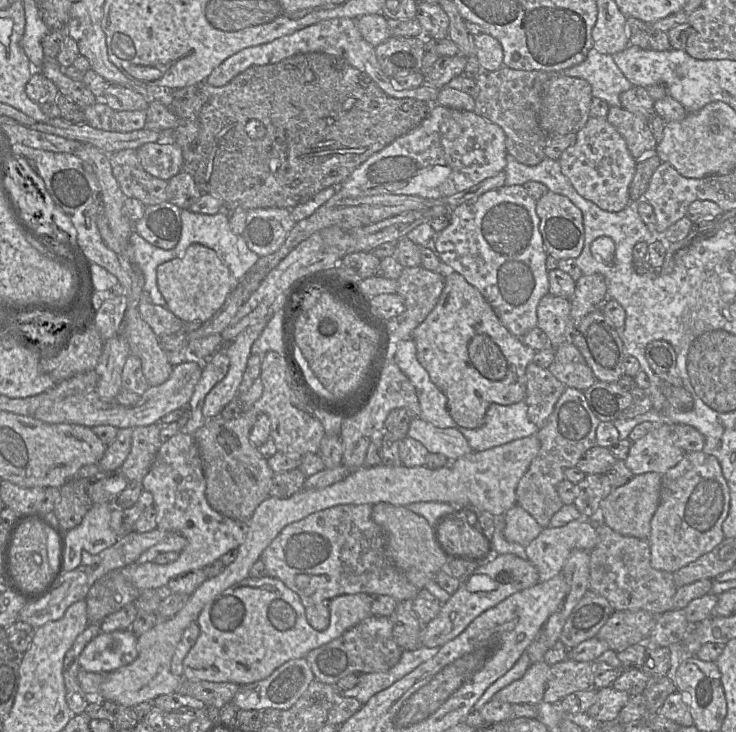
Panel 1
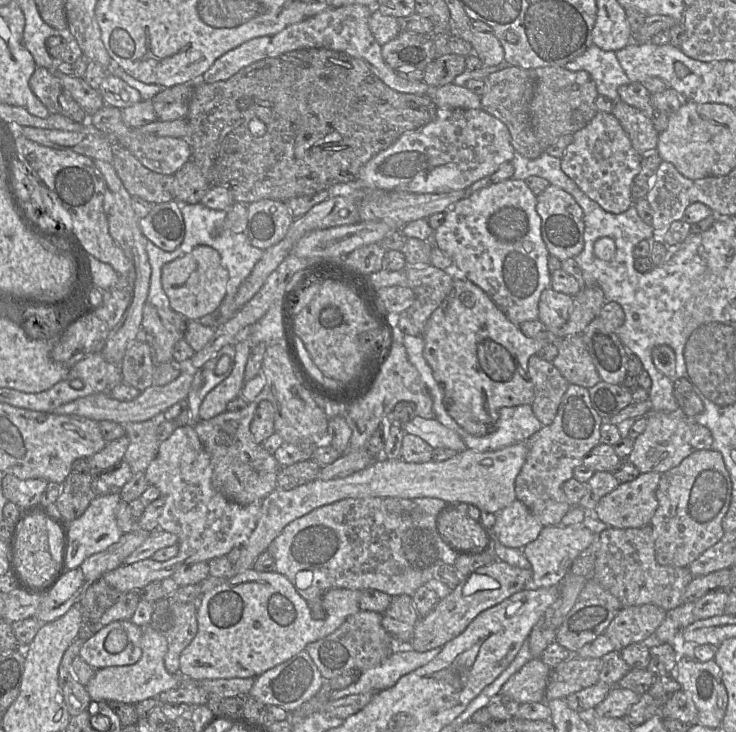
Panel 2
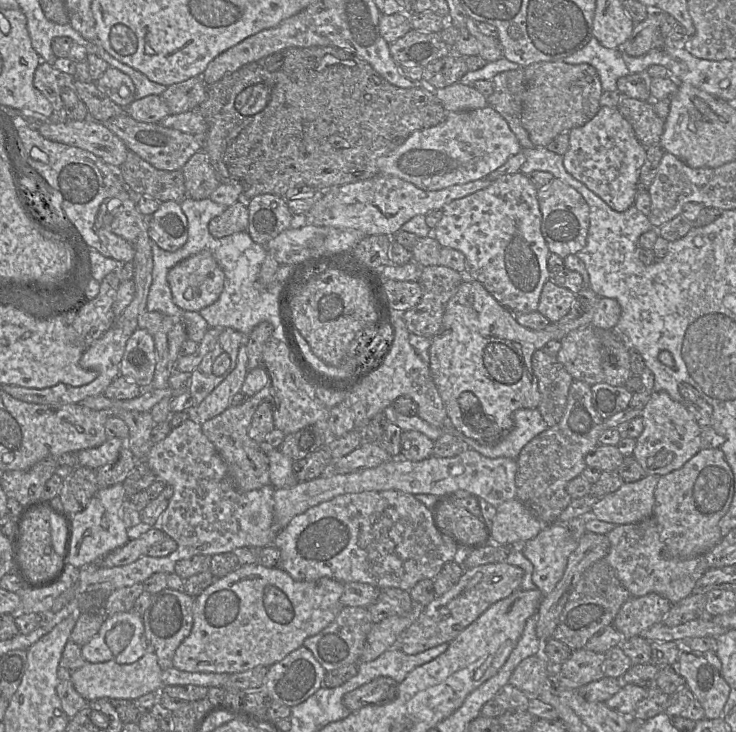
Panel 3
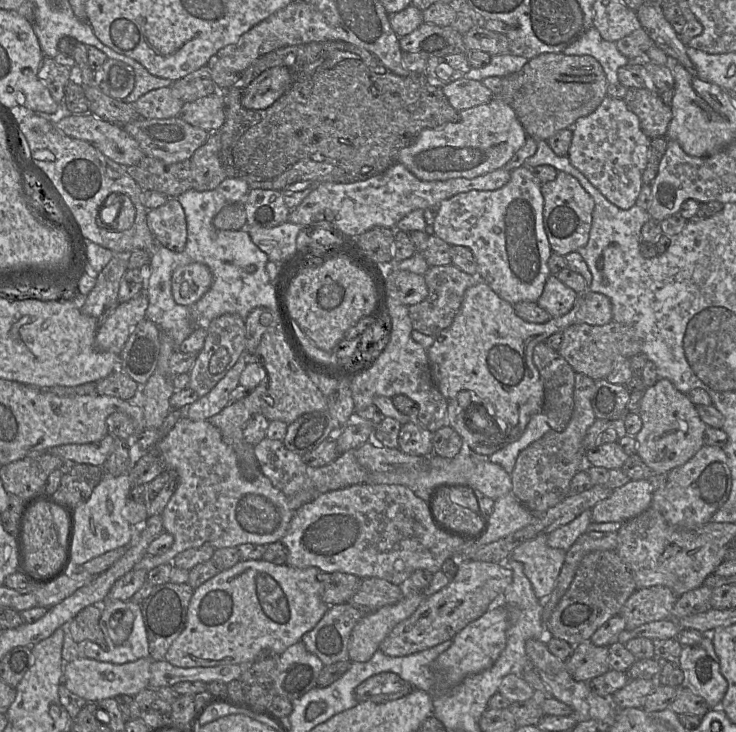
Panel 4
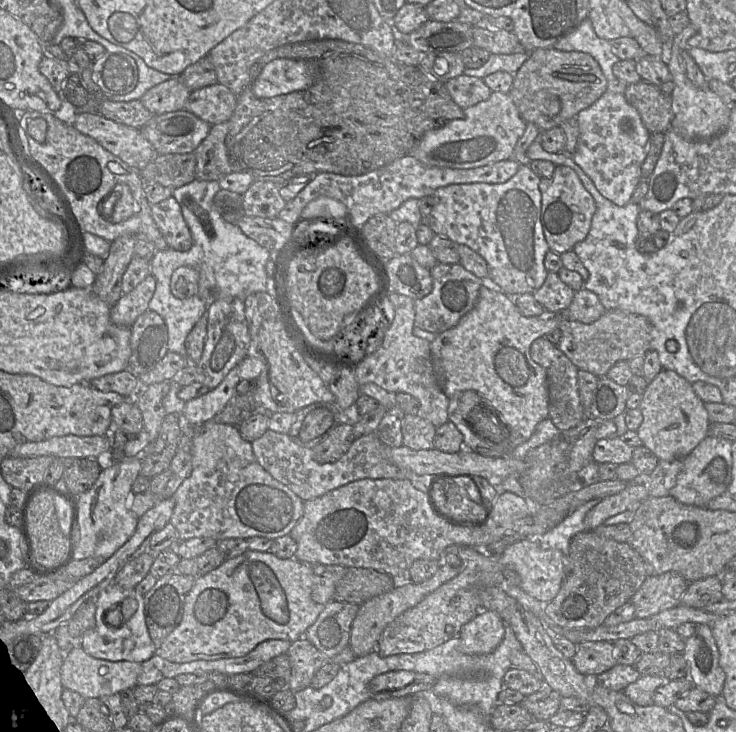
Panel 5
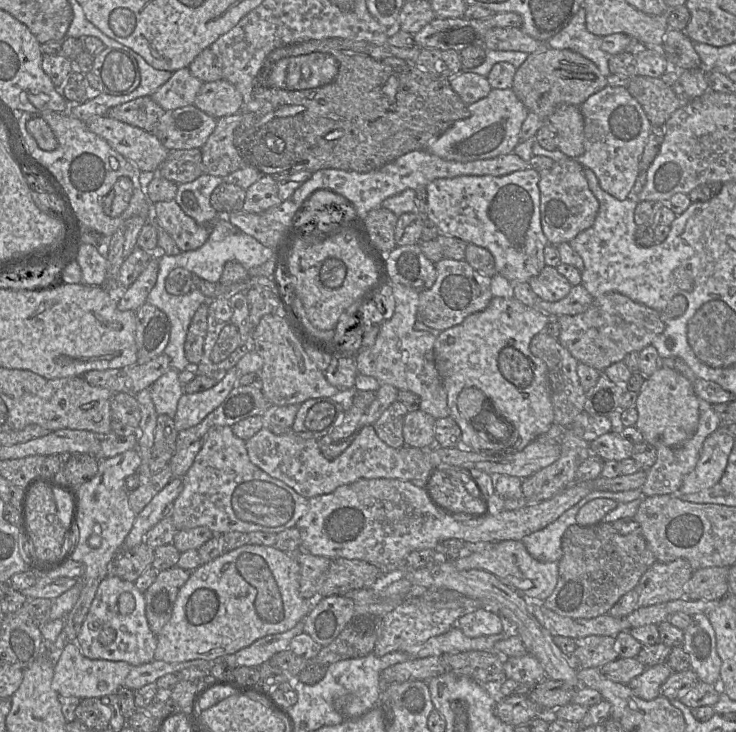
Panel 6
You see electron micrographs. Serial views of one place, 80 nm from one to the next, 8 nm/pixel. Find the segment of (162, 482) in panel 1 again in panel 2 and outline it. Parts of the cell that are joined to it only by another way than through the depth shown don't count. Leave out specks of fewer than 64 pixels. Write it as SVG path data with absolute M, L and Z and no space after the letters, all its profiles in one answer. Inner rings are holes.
M188 424L176 428L163 442L159 443L156 457L145 471L145 477L150 485L157 487L160 495L165 498L163 510L158 517L158 529L173 533L178 537L178 553L167 561L156 561L150 558L132 564L121 565L103 575L105 582L119 592L140 591L154 581L162 581L171 577L183 565L226 556L234 547L241 547L250 537L256 527L261 510L261 501L255 501L242 506L225 498L212 485L213 469L208 453L205 451L195 431L194 425Z

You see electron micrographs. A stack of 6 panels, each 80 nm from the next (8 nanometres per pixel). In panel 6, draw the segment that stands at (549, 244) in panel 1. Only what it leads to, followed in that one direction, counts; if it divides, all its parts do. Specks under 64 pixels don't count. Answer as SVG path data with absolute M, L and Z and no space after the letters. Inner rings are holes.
M568 158L555 162L549 170L540 171L540 196L541 196L541 224L548 243L559 246L561 243L569 243L579 233L592 227L599 212L599 201L589 188L588 181L584 174L584 167L577 159Z

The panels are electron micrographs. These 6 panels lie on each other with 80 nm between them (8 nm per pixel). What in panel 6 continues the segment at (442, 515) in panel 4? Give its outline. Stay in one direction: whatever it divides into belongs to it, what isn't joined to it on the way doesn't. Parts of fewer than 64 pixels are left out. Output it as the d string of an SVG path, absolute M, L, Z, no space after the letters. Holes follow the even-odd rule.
M444 469L433 470L428 492L436 506L451 513L478 516L488 514L482 500L470 495L462 482Z

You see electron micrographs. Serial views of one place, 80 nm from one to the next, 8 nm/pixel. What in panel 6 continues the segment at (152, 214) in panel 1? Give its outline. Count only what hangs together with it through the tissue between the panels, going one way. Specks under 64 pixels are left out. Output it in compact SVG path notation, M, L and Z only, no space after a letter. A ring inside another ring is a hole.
M175 200L152 205L157 223L172 237L181 252L200 248L209 237L209 228L187 216Z

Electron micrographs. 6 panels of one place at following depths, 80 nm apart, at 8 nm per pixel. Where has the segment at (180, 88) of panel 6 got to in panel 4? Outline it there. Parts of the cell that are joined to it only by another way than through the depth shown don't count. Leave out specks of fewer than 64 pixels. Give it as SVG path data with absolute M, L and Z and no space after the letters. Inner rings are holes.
M171 86L151 90L134 102L139 117L145 119L176 117L183 105L184 102L174 95Z

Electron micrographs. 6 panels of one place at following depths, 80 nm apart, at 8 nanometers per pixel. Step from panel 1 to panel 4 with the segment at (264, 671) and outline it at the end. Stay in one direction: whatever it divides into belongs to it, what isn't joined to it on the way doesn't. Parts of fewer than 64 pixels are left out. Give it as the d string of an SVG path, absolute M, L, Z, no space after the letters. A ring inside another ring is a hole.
M241 559L233 567L219 571L215 576L201 584L194 589L193 595L189 602L186 623L183 631L173 641L169 647L165 660L173 666L181 668L192 667L214 667L226 664L241 664L247 662L255 662L267 653L267 656L279 656L289 646L301 641L302 636L308 631L312 630L316 624L321 620L329 606L325 604L321 598L322 596L322 573L315 567L296 568L285 564L276 565L263 559L258 560L243 560Z

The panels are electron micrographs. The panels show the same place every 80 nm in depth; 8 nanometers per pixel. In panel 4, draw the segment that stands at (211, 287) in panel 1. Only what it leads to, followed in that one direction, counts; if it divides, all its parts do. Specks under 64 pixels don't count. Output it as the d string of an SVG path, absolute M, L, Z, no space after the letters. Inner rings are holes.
M205 264L181 266L172 274L173 298L177 304L191 307L210 289L212 282L212 273Z

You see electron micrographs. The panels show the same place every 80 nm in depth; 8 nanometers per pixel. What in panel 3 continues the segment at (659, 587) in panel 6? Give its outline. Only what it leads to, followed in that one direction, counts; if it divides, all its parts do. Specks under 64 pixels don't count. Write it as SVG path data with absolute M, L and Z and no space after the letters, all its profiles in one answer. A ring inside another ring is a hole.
M656 593L630 597L611 625L622 635L623 640L638 637L650 627L662 623L671 606L666 598Z

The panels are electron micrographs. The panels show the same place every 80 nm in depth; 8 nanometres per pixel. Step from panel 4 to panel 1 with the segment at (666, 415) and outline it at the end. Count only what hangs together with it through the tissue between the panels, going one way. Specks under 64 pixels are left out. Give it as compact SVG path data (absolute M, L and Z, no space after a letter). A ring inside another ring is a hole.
M655 424L649 433L631 444L625 464L634 475L649 472L663 475L676 466L685 454L670 439L669 425Z

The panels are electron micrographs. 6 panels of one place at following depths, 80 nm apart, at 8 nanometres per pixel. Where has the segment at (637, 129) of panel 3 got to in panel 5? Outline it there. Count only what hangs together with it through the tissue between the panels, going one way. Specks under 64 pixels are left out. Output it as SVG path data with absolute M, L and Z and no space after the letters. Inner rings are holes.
M641 80L629 84L625 91L627 102L640 114L646 129L651 133L664 133L674 118L672 99L660 87Z

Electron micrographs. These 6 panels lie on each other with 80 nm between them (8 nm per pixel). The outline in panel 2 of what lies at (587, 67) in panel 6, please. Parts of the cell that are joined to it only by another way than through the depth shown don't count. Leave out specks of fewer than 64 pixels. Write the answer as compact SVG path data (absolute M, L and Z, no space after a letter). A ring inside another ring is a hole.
M565 67L535 69L537 85L530 104L533 131L543 149L560 136L574 134L584 128L598 112L595 100L598 96L595 82L585 71L569 71Z

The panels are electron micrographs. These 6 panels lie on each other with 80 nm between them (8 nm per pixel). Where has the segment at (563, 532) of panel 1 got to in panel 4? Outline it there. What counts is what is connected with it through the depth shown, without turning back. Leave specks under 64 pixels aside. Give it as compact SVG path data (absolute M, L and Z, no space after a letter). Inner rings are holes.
M541 535L518 545L510 557L523 565L535 595L544 601L555 588L565 560L566 551L547 545L547 535Z

